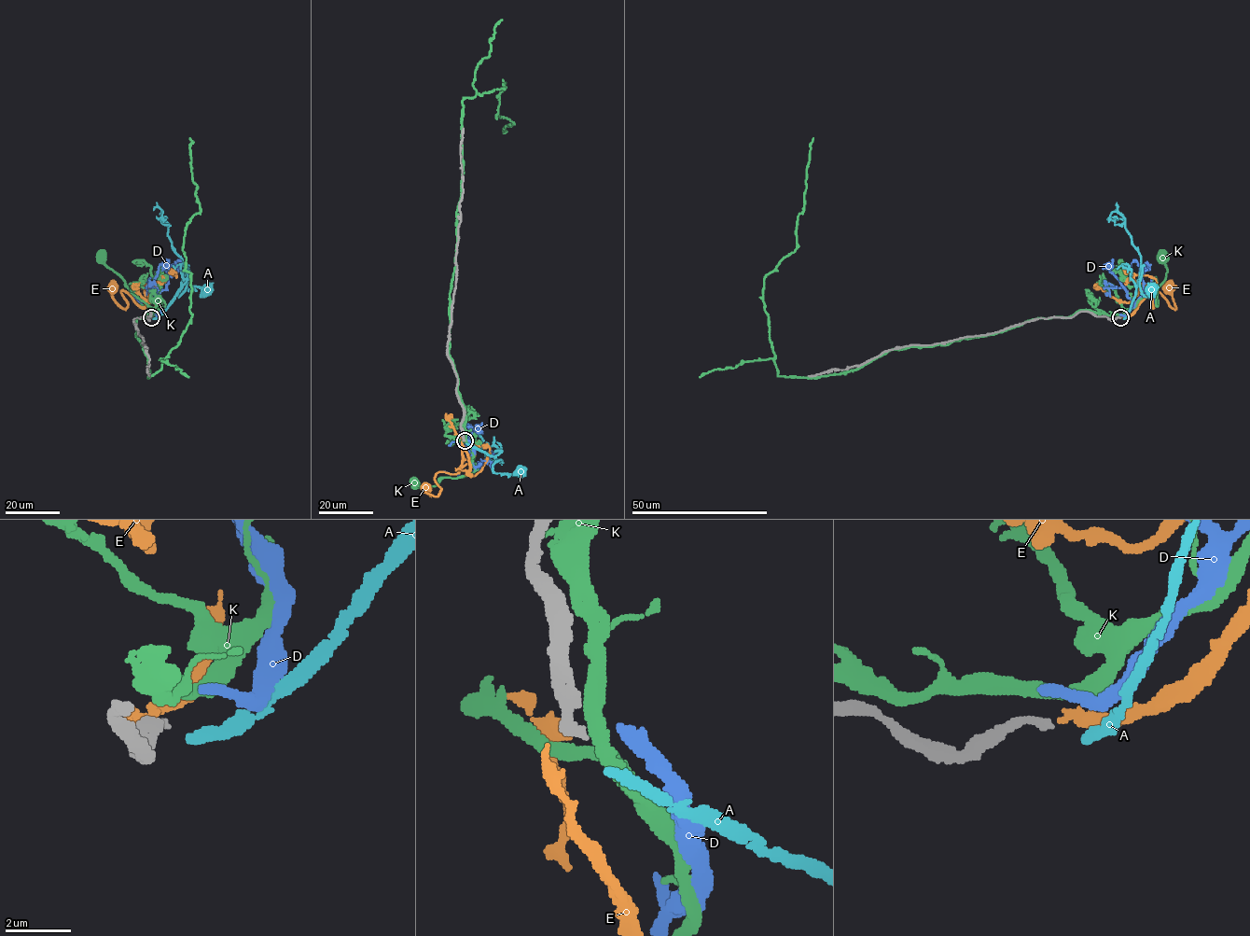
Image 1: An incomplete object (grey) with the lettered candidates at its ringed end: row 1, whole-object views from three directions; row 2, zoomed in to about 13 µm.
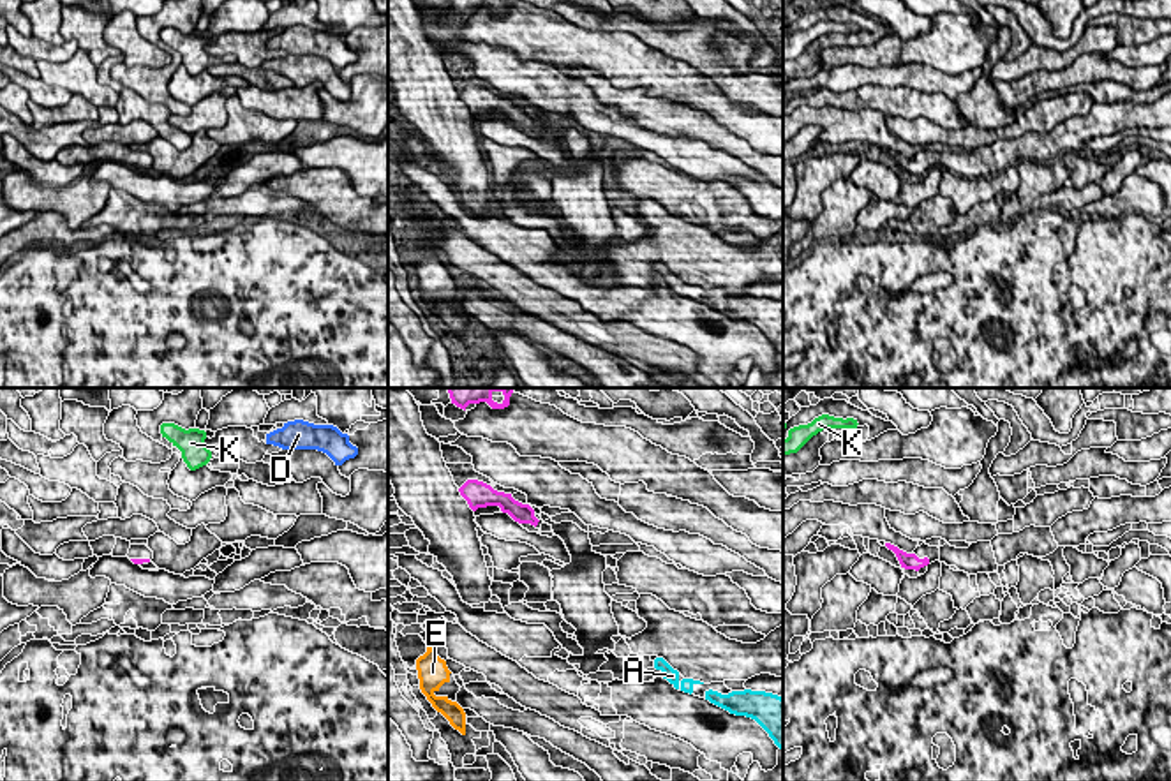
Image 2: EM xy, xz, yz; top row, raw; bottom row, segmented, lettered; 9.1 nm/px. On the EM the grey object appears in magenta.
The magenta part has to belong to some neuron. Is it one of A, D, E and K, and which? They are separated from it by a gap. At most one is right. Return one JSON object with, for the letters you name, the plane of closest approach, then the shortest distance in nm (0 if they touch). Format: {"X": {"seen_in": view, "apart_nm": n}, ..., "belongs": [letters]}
{"belongs": []}

